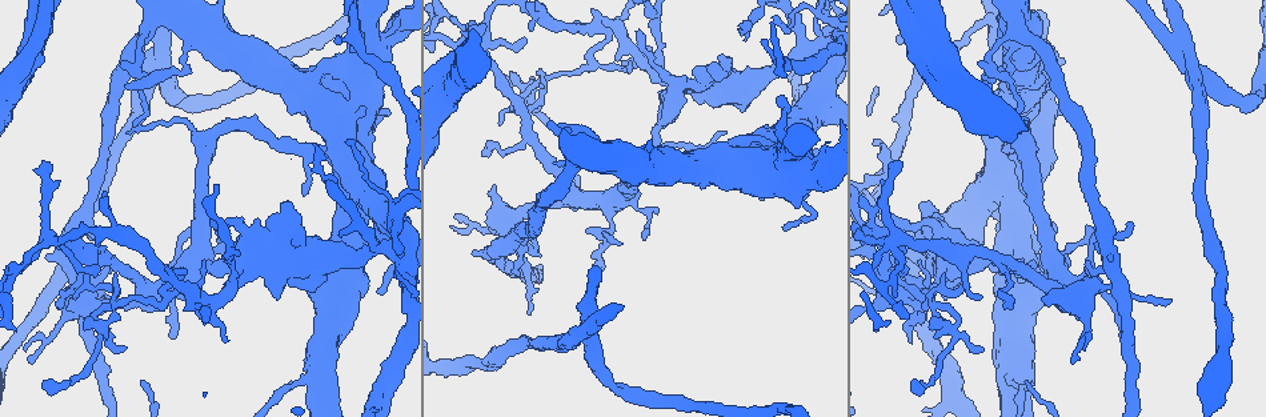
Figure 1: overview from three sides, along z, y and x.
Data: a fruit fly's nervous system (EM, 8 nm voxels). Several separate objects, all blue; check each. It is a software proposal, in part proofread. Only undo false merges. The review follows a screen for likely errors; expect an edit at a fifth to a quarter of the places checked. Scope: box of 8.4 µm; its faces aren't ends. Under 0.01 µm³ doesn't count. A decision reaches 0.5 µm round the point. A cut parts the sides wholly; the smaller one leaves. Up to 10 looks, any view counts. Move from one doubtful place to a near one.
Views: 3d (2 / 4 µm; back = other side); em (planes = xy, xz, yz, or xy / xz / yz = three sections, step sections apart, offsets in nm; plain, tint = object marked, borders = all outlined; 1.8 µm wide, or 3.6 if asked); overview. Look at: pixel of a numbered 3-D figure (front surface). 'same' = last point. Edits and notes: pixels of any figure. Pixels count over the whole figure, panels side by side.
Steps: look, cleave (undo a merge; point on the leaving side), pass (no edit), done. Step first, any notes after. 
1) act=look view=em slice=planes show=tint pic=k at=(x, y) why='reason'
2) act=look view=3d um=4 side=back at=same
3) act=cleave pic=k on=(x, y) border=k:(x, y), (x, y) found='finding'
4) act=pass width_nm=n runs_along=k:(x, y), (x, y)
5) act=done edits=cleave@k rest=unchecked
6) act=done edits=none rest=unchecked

act=look view=3d um=4 pic=1 at=(333, 151) why='closes a loop'

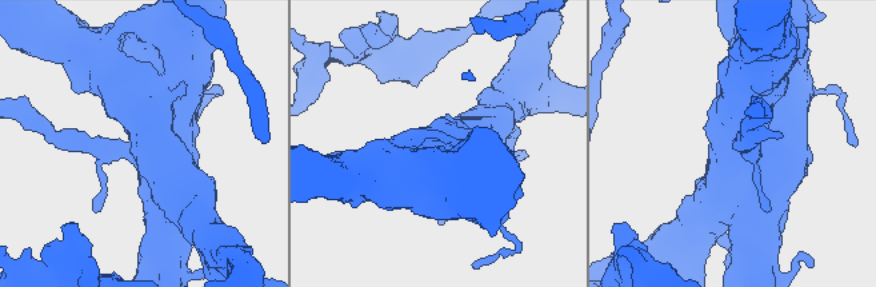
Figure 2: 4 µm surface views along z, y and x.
act=look view=em um=3.6 slice=planes show=tint pic=2 at=(137, 154) why='shape alone is not enough'

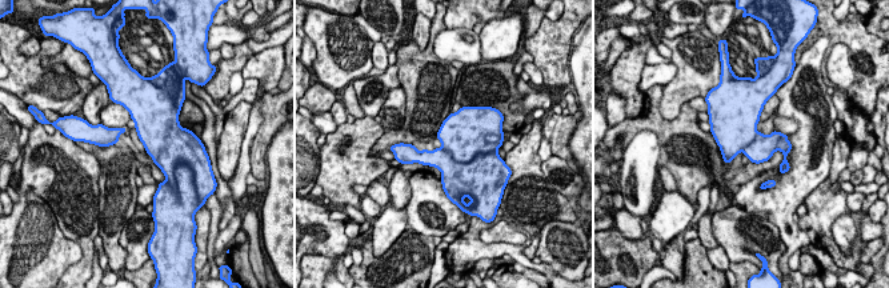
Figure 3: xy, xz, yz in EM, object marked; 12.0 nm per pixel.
act=cleave pic=3 on=(479, 178) width_nm=380 found='two cells meet here'

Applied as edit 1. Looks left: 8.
act=look view=overview why='redraw'

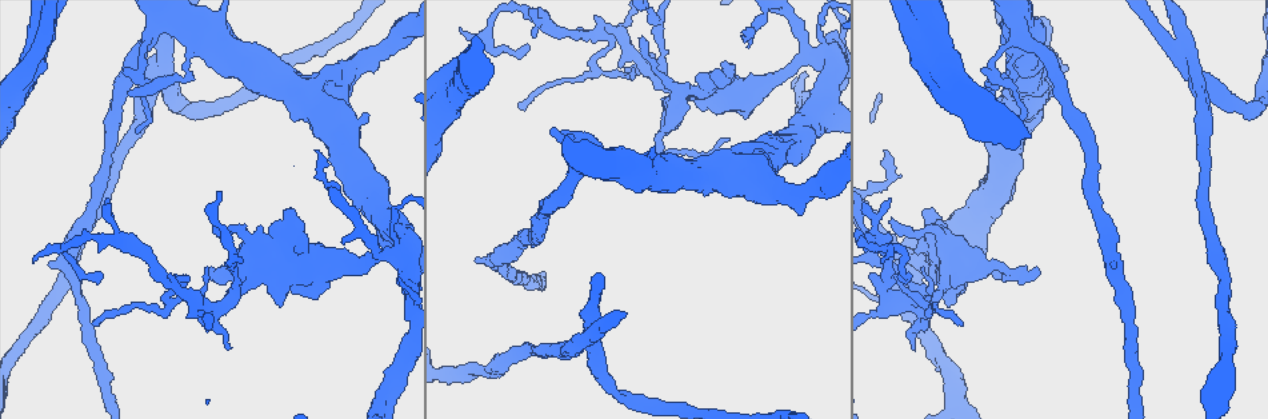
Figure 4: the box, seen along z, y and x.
act=look view=3d um=2 side=back pic=4 at=(922, 231) why='calibre changes'

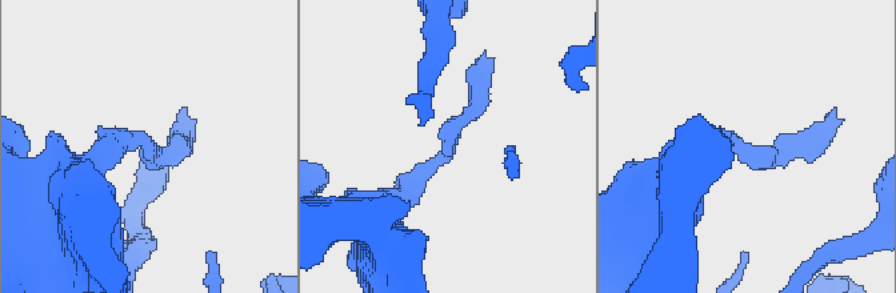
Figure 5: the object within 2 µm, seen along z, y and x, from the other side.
act=look view=em slice=xy step=8 show=tint pic=5 at=(138, 142)

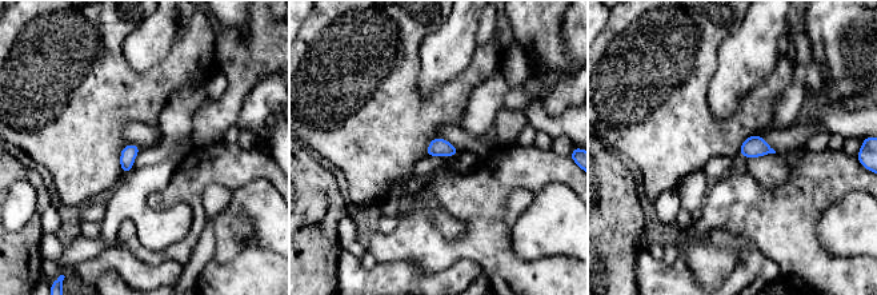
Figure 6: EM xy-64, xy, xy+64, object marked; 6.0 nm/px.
act=look view=em slice=planes show=tint at=same

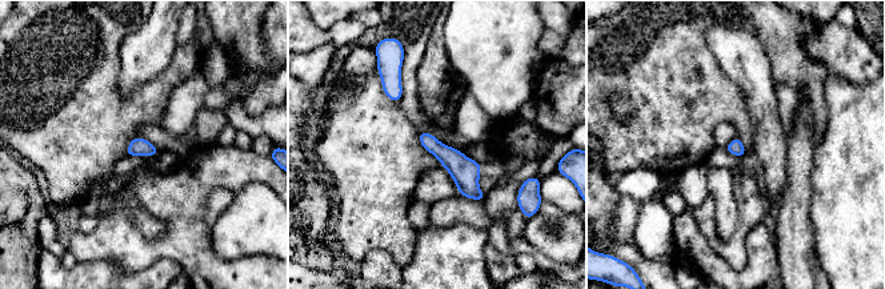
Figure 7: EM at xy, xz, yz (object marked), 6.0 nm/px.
act=pass width_nm=90 runs_along=7:(423, 135), (480, 196) found='continuous, no second cell'

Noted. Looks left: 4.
act=look view=em um=3.6 slice=planes show=plain pic=4 at=(563, 138) why='closes a loop'

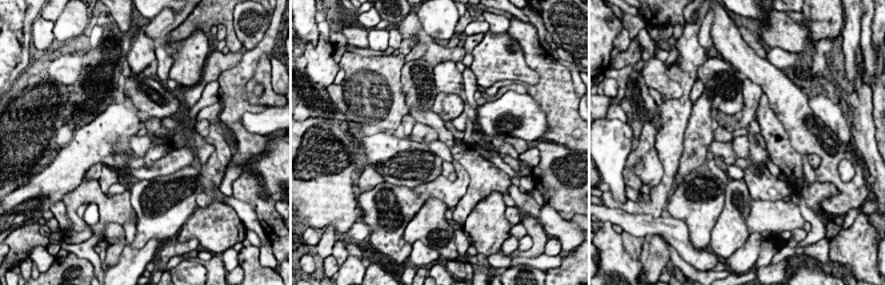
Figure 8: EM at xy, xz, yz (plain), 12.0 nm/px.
act=look view=em um=3.6 slice=planes show=tint at=same

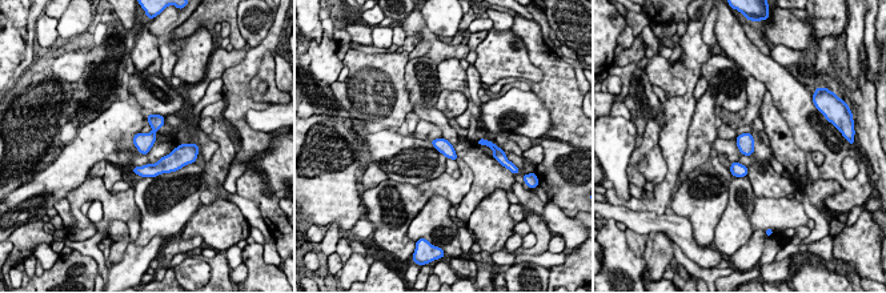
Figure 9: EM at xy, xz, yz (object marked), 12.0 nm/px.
act=pass width_nm=170 found='all the same cell'

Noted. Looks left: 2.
act=done edits=cleave@3 rest=unchecked

